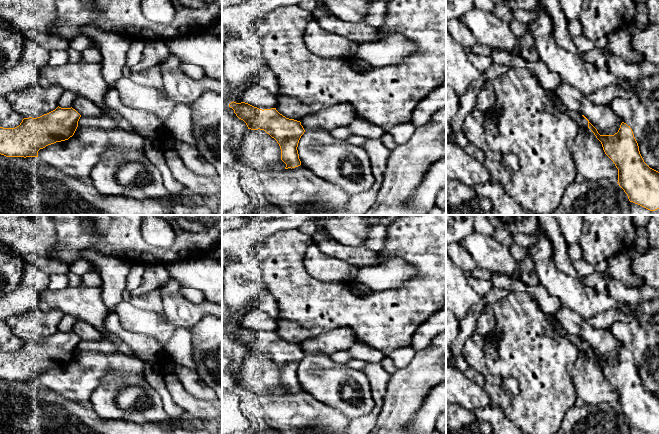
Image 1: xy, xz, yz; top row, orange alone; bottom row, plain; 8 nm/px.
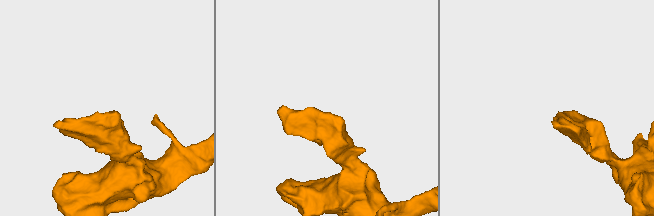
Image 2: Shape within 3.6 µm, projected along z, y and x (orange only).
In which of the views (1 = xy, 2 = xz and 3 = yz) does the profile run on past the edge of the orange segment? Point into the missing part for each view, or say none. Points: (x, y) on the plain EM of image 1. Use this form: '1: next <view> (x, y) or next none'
1: next none
2: next none
3: next none

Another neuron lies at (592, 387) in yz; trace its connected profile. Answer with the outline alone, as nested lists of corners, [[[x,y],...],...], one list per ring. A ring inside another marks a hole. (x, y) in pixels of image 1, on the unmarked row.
[[[579,351],[572,377],[577,398],[585,404],[608,403],[618,406],[618,393],[605,378],[601,366],[589,352]]]

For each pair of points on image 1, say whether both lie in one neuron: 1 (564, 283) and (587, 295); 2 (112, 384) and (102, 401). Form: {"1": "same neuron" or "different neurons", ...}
{"1": "same neuron", "2": "same neuron"}

